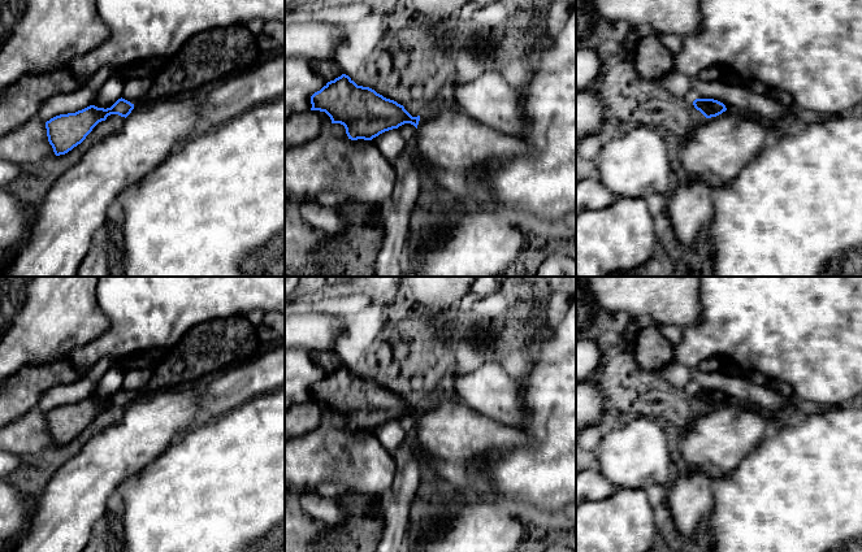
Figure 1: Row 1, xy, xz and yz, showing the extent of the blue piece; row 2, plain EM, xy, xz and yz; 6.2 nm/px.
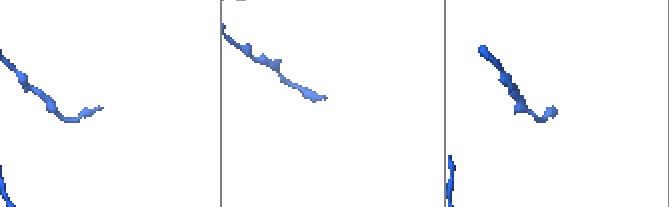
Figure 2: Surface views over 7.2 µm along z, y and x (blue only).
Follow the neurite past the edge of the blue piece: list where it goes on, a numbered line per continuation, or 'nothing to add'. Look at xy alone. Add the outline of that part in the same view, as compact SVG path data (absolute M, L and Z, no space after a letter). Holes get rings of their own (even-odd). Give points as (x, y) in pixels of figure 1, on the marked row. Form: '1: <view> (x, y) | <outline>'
nothing to add

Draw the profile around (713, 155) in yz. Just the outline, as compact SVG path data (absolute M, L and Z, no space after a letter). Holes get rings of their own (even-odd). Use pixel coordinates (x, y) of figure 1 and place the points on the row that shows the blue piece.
M727 110L716 117L706 118L683 139L679 152L681 177L676 191L670 195L667 207L671 221L670 239L683 256L694 257L702 252L714 218L712 191L737 178L771 139L771 129L766 122L750 116L736 116Z

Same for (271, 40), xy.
M265 22L261 32L256 38L256 43L260 51L268 55L285 51L285 22Z

